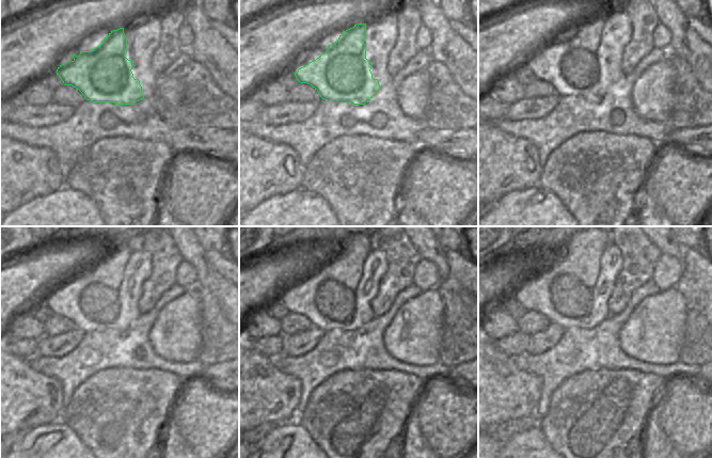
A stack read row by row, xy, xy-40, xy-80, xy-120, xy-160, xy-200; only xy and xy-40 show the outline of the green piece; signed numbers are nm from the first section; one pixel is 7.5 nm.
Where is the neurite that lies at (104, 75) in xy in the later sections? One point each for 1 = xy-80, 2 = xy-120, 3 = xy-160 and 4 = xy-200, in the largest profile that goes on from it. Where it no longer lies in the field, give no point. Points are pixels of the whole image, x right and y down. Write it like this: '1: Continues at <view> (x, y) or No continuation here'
1: Continues at xy-80 (583, 69)
2: Continues at xy-120 (103, 303)
3: Continues at xy-160 (342, 306)
4: Continues at xy-200 (579, 304).

